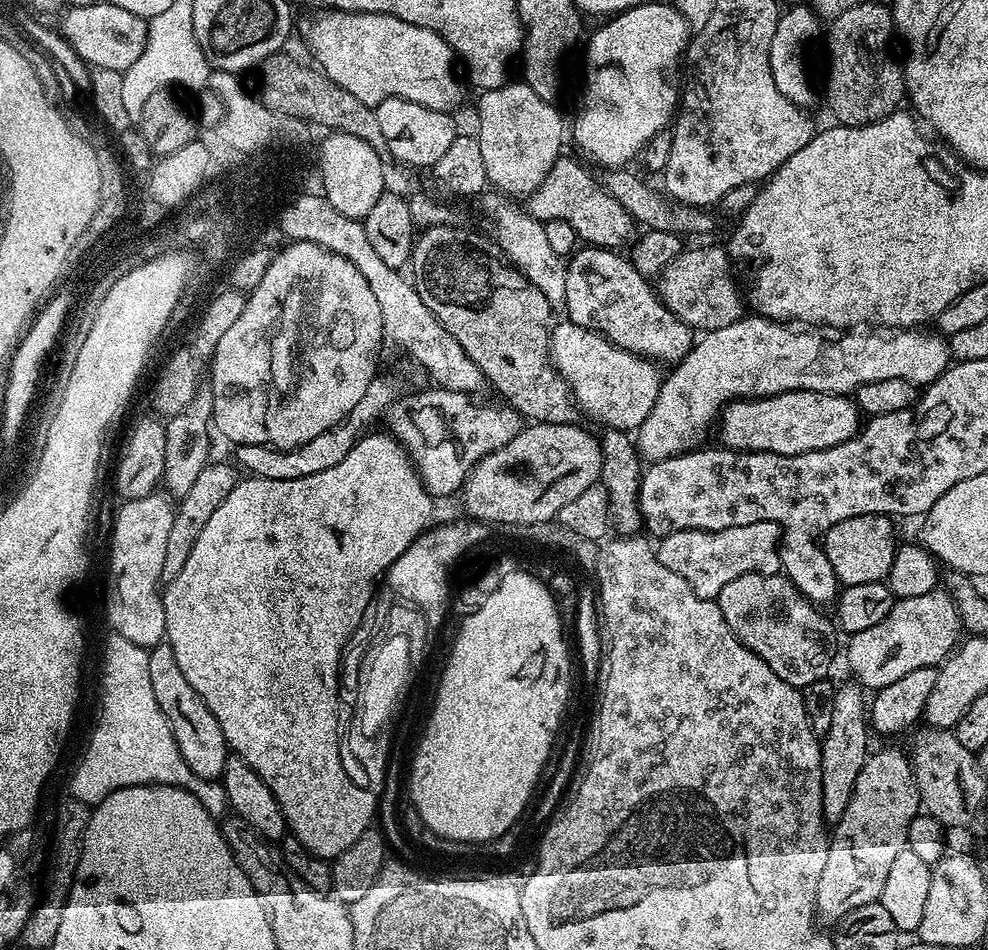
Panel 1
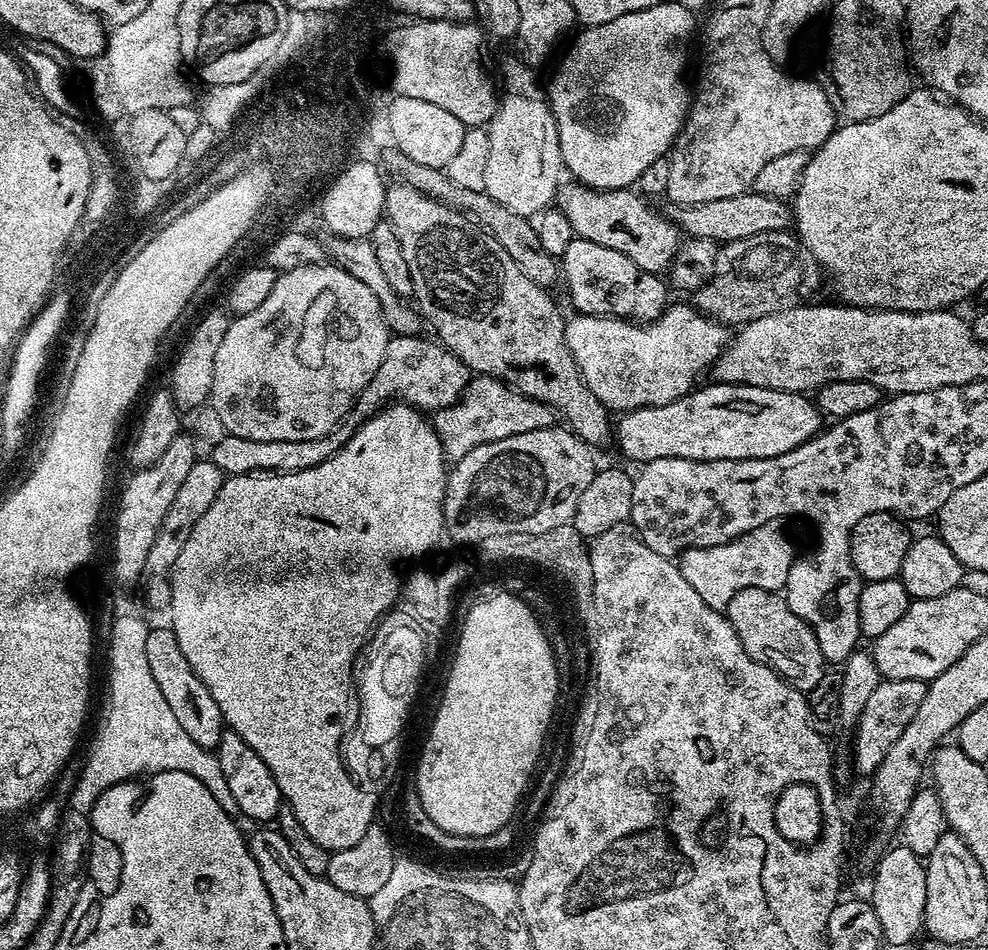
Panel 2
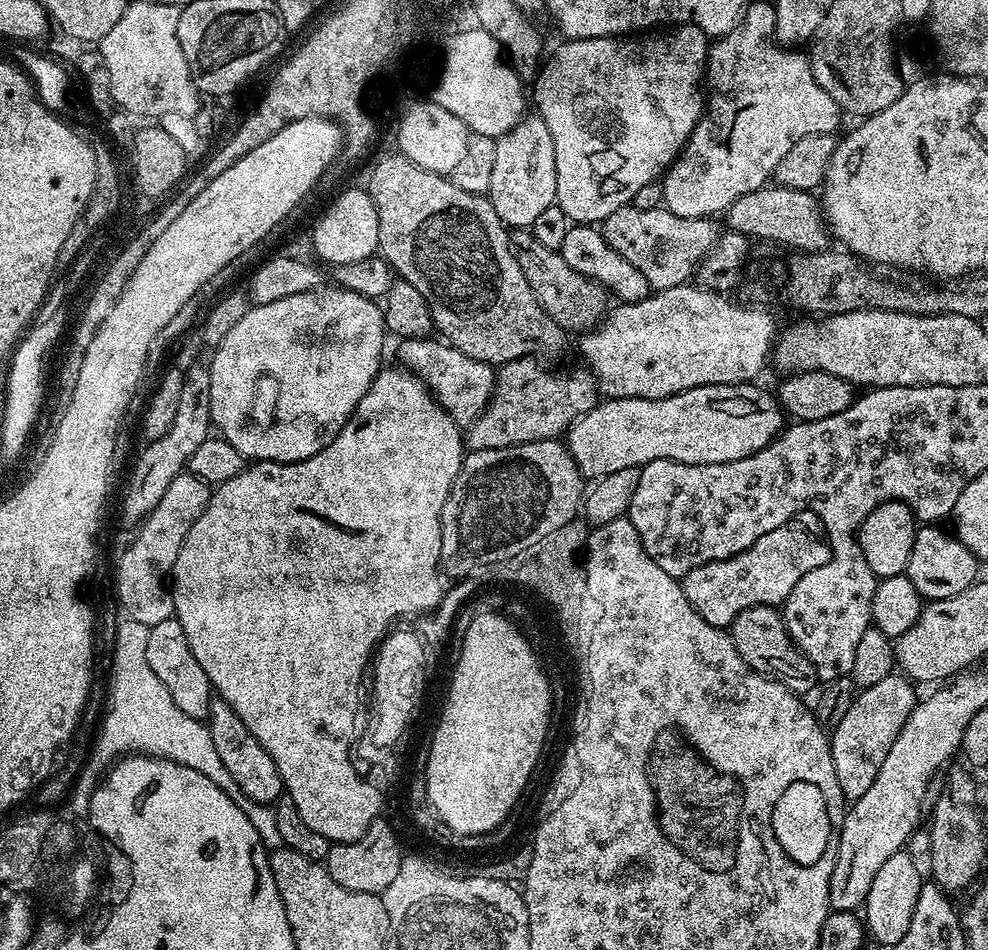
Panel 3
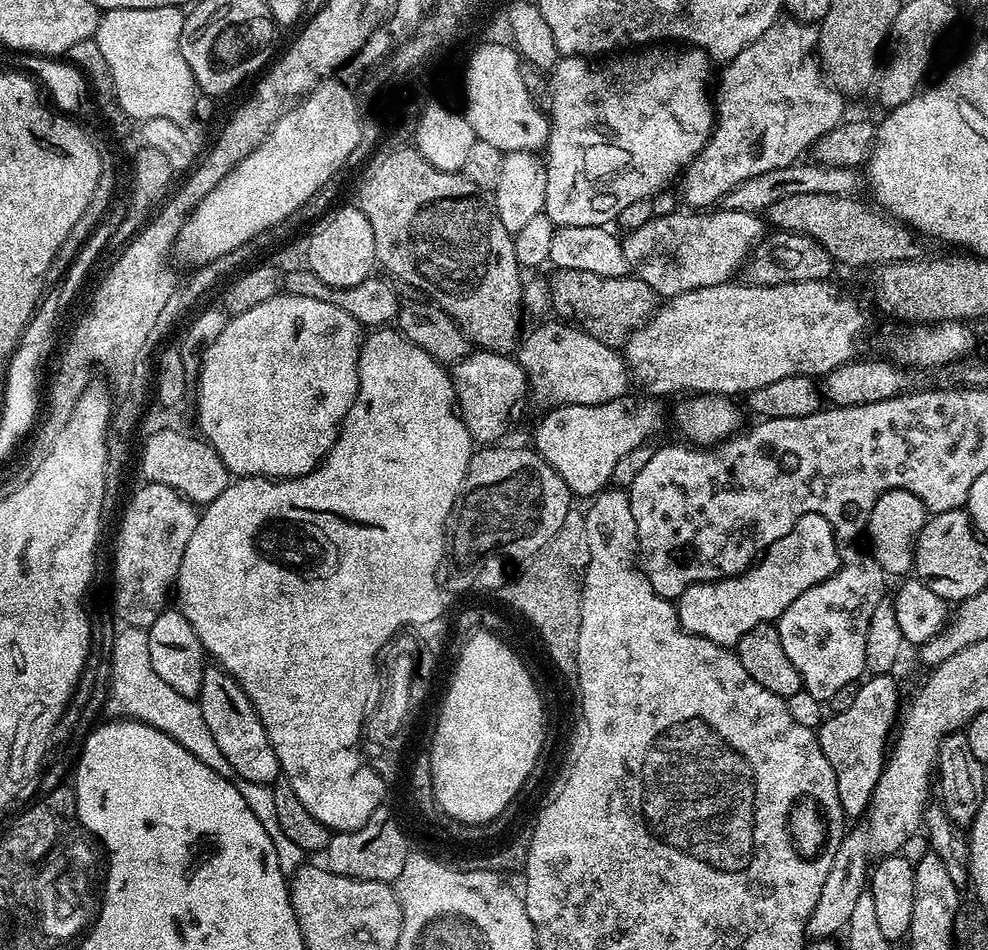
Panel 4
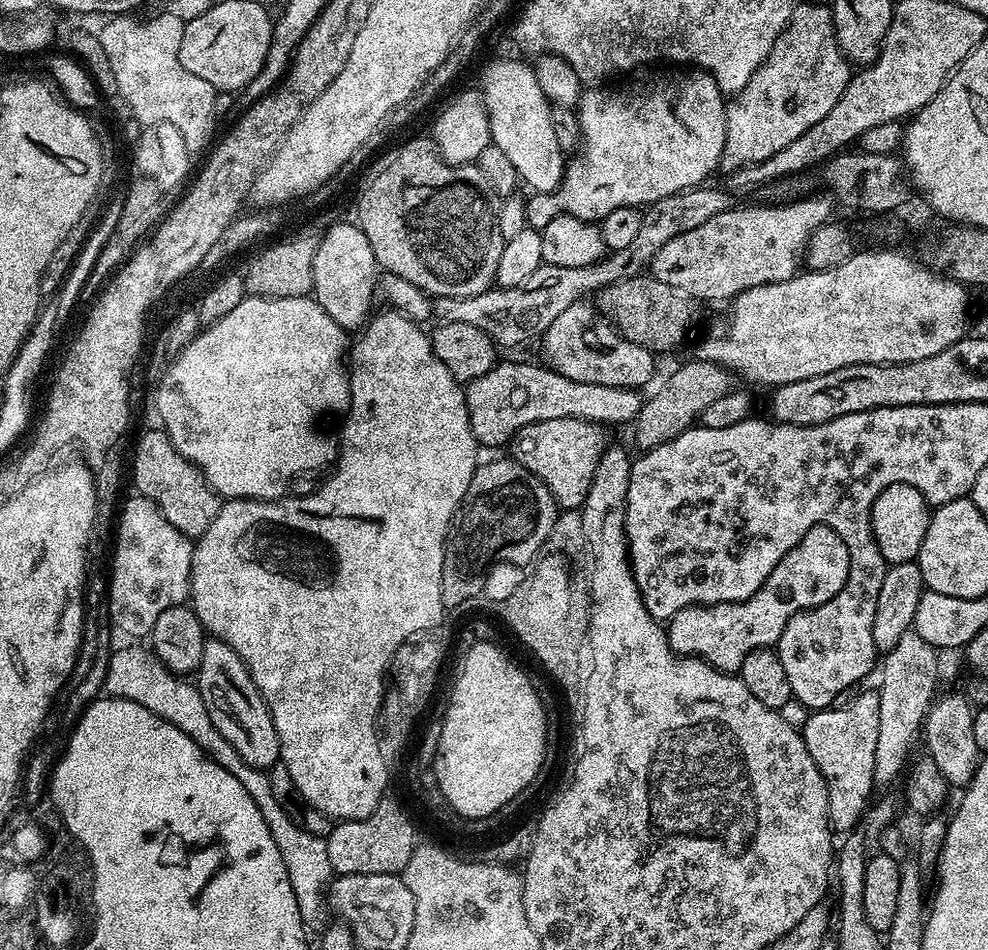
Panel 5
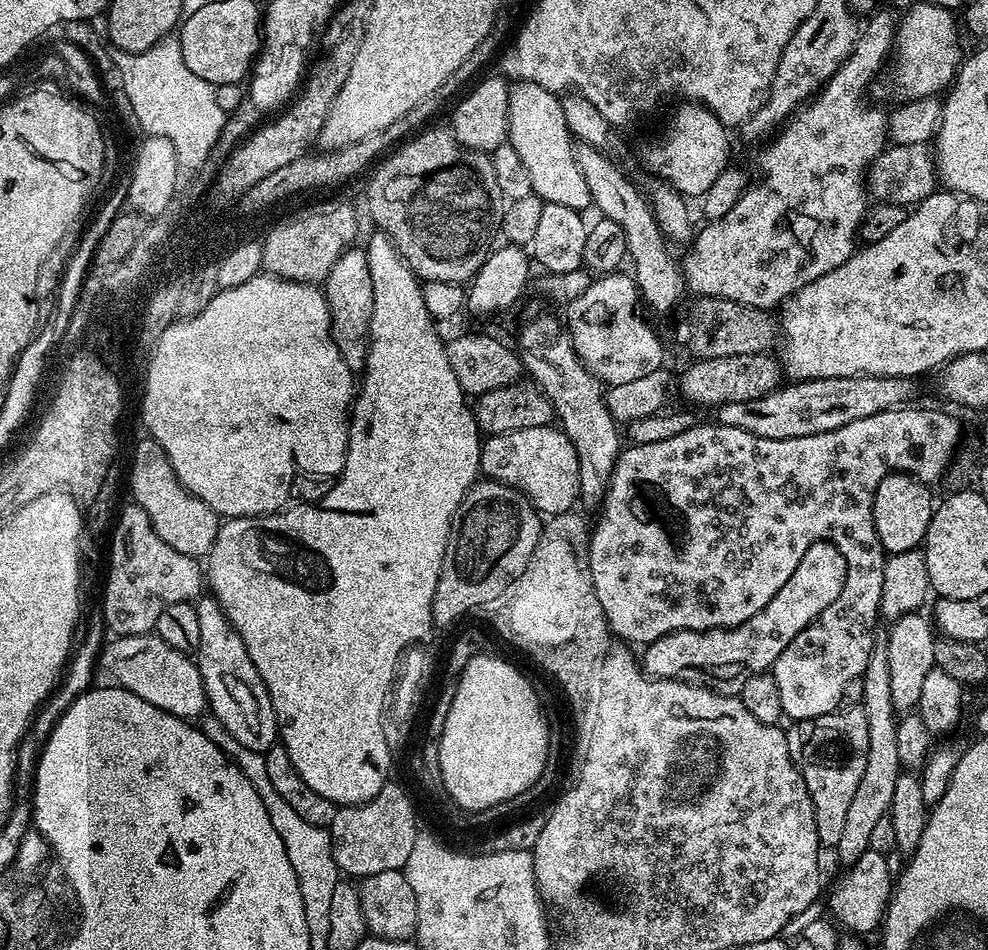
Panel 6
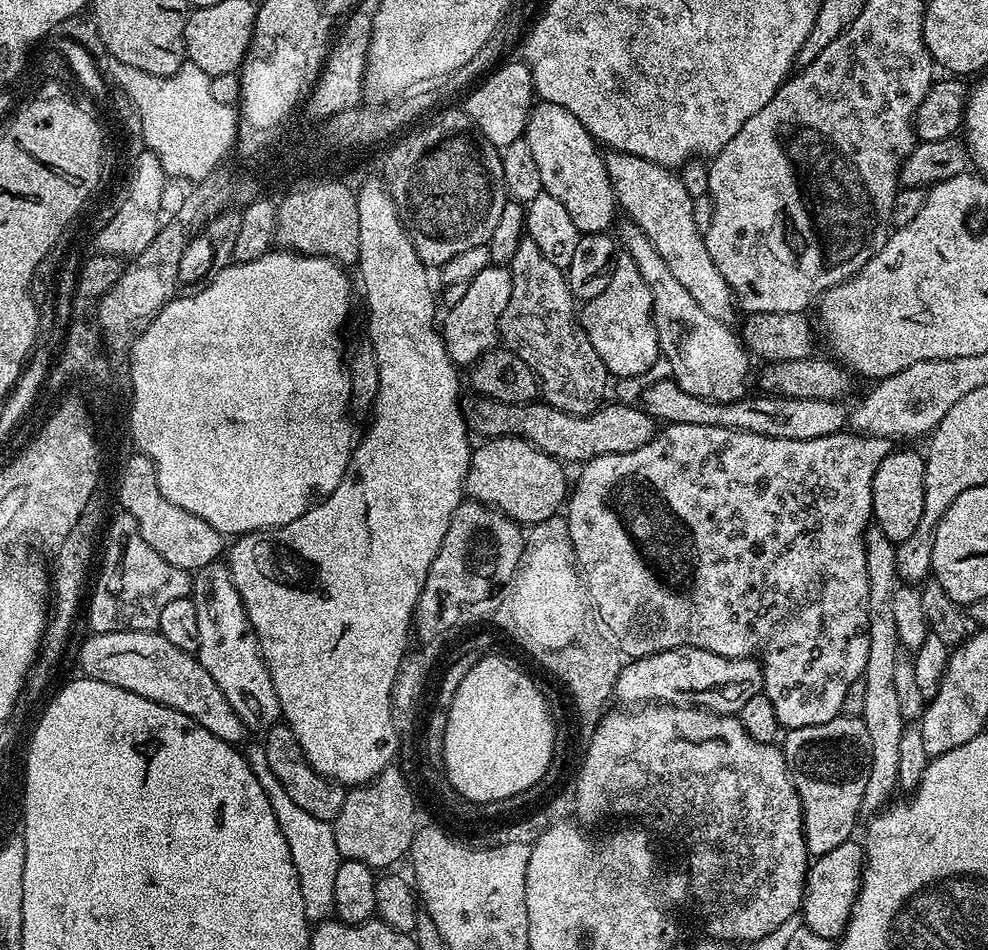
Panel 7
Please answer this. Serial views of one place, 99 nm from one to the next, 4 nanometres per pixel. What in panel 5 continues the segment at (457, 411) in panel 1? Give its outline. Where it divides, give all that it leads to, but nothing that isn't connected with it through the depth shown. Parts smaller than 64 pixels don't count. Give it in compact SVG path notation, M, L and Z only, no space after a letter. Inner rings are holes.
M587 299L574 302L570 306L566 306L566 310L562 310L562 314L558 314L558 318L554 318L554 322L550 322L550 326L544 331L542 337L542 343L544 343L544 357L542 357L543 363L549 368L553 368L558 374L562 374L568 380L574 382L594 382L594 386L618 386L619 388L635 388L637 390L643 389L643 384L648 384L652 380L652 375L656 372L656 360L657 357L653 353L649 352L647 348L638 346L634 342L630 342L624 337L601 313L598 311L595 303L590 303Z

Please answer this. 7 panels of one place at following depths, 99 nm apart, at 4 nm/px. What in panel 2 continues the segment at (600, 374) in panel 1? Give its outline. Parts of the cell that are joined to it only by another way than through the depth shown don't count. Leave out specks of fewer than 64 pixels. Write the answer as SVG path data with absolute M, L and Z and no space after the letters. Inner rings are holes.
M669 303L664 313L655 322L636 323L621 320L618 316L586 316L572 314L564 325L566 346L590 390L612 414L633 412L635 408L646 406L662 406L682 398L687 392L697 387L700 375L720 354L720 349L728 343L730 332L725 325L711 320L703 312L699 312L691 303Z

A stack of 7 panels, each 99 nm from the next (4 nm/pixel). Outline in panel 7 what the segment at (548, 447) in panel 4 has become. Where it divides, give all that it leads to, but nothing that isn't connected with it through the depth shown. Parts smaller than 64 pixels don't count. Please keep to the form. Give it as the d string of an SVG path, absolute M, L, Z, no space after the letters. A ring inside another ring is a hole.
M493 436L485 439L484 444L477 443L472 449L470 466L464 483L465 493L479 504L487 504L516 521L521 526L531 526L546 518L557 515L570 492L570 480L564 477L565 465L535 448L528 440L517 436Z

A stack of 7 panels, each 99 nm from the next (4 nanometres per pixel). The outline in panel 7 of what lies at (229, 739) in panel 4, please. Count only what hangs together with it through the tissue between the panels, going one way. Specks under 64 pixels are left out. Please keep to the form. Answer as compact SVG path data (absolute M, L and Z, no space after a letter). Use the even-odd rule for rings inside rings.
M217 562L201 568L199 572L195 573L191 597L194 602L194 610L198 614L198 650L195 655L199 657L202 666L218 684L218 689L222 690L226 702L233 707L234 713L248 728L249 733L263 734L267 732L281 719L278 694L274 690L270 670L260 652L256 631L252 628L251 621L248 620L247 610L244 608L244 602L235 586L235 580L227 563Z

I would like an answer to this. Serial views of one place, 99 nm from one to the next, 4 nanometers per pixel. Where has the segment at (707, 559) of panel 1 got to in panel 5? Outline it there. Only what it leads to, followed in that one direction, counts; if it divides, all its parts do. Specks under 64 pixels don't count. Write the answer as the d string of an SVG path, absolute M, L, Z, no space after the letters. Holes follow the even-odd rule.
M814 526L806 530L804 537L787 552L782 562L778 562L770 578L766 578L764 585L750 598L737 604L695 604L674 613L666 624L668 645L675 655L695 656L697 660L704 660L720 672L739 673L742 662L746 662L751 652L779 645L782 630L786 630L786 622L790 622L794 614L822 606L837 596L842 586L846 586L846 578L854 567L852 556L846 542L842 542L842 538L838 538L830 526Z

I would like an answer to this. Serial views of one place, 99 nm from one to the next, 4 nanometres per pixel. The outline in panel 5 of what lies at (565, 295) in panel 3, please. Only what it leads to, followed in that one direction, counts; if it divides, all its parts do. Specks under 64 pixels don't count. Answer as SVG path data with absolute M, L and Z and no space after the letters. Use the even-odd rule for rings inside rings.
M651 274L632 276L629 280L610 284L599 290L598 298L599 311L622 335L653 354L668 352L687 338L698 308L698 301L686 294L686 290L666 286L666 282L658 282L658 278Z

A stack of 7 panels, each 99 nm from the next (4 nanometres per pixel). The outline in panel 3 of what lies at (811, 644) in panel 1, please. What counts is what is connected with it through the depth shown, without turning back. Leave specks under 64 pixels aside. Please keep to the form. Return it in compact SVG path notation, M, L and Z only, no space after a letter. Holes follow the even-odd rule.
M773 605L750 606L742 610L742 614L738 614L730 626L730 635L738 654L742 654L742 658L755 672L777 680L797 694L805 694L812 687L817 687L816 671L810 658L806 658L806 654L802 654L802 650L792 641L784 625L783 615Z

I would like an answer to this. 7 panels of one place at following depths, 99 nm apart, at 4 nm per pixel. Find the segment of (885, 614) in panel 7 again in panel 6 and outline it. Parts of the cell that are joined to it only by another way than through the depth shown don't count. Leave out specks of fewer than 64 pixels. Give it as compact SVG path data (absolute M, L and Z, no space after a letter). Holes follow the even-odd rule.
M877 642L872 647L870 662L862 676L863 703L866 714L866 730L870 730L870 750L866 754L866 771L862 774L862 782L858 782L858 790L850 801L846 813L846 823L842 830L842 839L837 842L834 855L844 863L851 866L862 858L873 847L872 839L880 828L880 823L885 823L886 817L892 811L894 802L894 786L902 771L898 758L898 730L896 722L898 711L891 698L890 690L890 665L887 658L887 646L884 642Z

